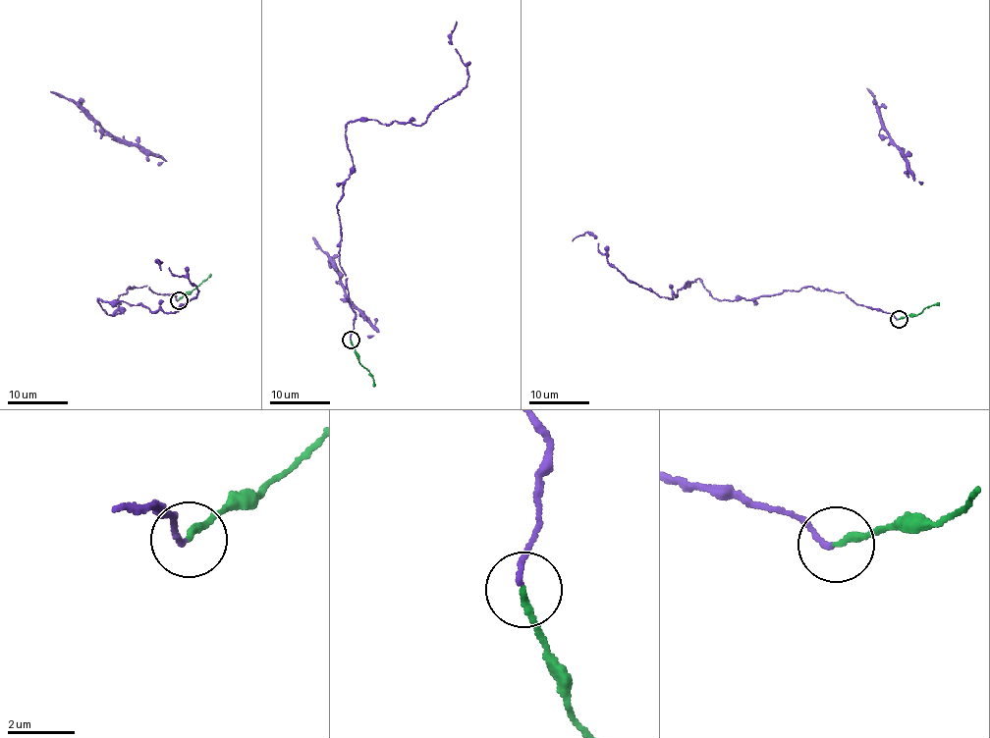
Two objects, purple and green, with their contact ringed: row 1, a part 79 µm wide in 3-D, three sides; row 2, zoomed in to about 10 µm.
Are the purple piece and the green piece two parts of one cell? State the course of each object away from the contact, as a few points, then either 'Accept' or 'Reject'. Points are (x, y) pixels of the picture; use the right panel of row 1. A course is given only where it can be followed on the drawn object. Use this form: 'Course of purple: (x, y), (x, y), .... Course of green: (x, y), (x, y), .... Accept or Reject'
Course of purple: (898, 318), (803, 286), (732, 300), (714, 298), (700, 281), (660, 297), (610, 264), (592, 234), (572, 241). Course of green: (898, 318), (919, 314), (938, 302). Accept

